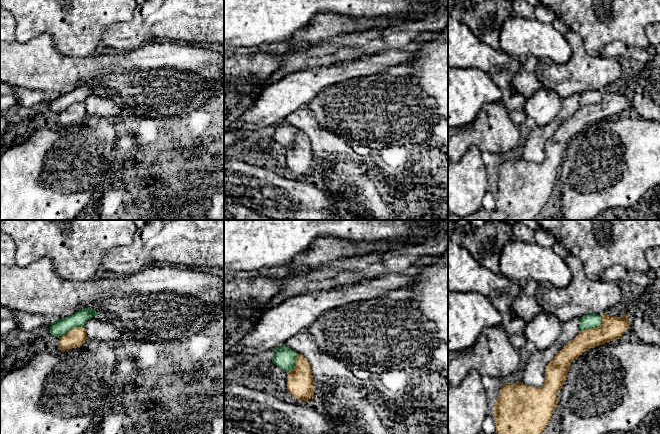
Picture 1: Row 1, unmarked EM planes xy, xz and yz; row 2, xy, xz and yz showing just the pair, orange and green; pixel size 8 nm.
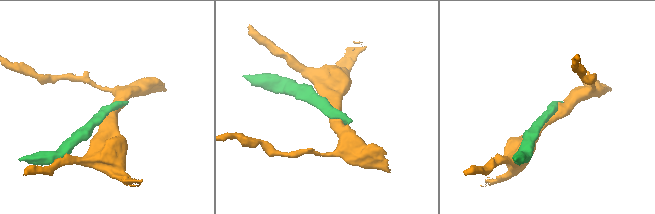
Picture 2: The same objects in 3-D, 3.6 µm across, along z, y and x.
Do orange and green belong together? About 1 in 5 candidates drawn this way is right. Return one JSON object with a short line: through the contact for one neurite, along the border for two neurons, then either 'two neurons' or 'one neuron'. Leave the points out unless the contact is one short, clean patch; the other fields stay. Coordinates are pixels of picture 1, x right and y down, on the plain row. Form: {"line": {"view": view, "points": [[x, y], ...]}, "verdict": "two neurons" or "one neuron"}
{"verdict": "two neurons"}

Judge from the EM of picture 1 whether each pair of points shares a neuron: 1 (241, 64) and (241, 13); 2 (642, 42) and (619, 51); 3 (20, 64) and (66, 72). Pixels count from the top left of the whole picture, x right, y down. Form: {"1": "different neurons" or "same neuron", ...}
{"1": "different neurons", "2": "different neurons", "3": "same neuron"}

